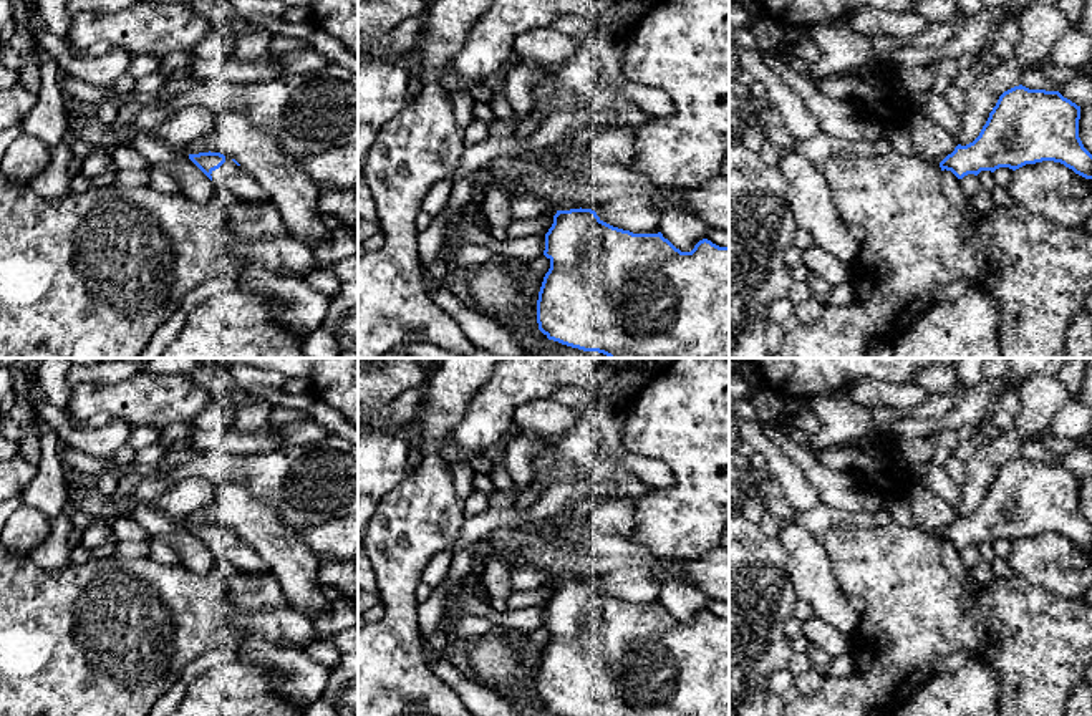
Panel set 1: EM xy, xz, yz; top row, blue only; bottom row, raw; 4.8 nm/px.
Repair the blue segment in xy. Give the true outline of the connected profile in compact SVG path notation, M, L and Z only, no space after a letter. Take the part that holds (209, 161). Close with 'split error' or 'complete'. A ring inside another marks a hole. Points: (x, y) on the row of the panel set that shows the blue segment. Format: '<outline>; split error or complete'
M220 152L189 154L189 159L214 182L215 189L229 191L245 202L262 202L254 177L230 156Z; split error

